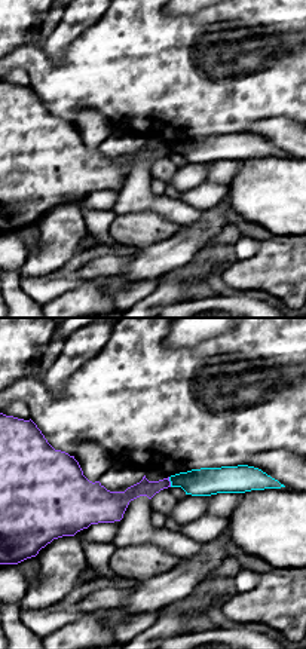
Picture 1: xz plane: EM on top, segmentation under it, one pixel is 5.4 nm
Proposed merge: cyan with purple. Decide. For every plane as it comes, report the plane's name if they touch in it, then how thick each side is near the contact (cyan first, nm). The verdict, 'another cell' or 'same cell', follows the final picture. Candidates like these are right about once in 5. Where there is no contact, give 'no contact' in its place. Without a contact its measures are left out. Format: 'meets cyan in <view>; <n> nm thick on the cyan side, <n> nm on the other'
meets cyan in xz; 160 nm thick on the cyan side, 90 nm on the other

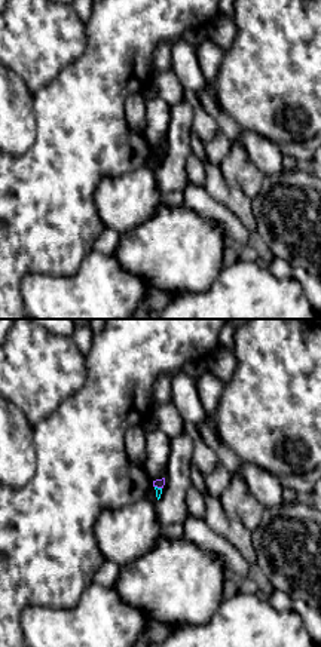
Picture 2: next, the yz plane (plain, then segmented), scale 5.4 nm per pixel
meets cyan in yz; 30 nm thick on the cyan side, 50 nm on the other

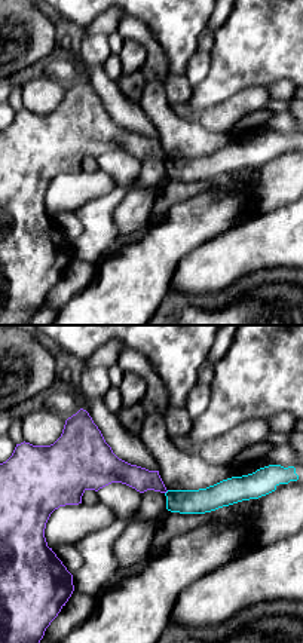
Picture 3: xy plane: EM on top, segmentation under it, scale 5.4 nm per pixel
meets cyan in xy; 130 nm thick on the cyan side, 130 nm on the other

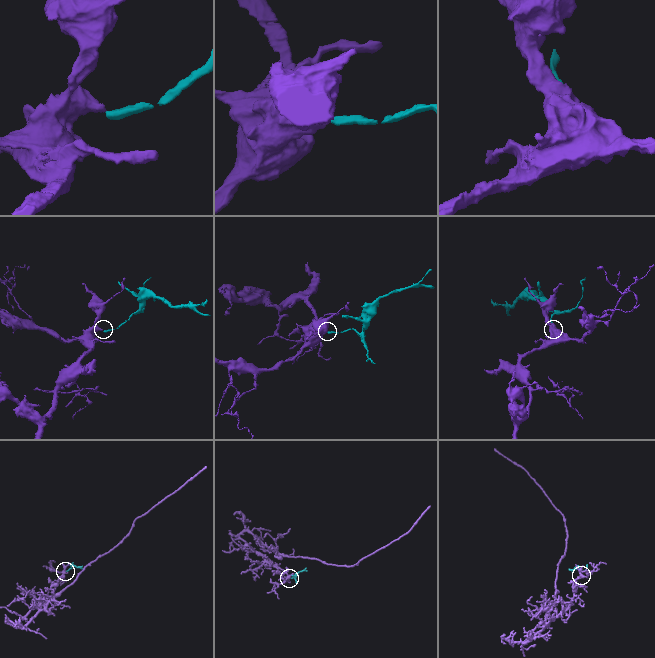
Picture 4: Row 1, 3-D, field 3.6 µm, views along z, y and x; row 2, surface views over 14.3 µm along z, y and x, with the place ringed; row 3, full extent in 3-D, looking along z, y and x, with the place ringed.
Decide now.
another cell

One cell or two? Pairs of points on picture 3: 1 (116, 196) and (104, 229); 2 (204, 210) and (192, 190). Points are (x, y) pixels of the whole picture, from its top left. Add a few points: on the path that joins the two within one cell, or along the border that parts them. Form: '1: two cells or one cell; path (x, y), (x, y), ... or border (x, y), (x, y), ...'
1: one cell; path (109, 204), (104, 208), (104, 222)
2: two cells; border (229, 187), (213, 187), (181, 199), (165, 214)

